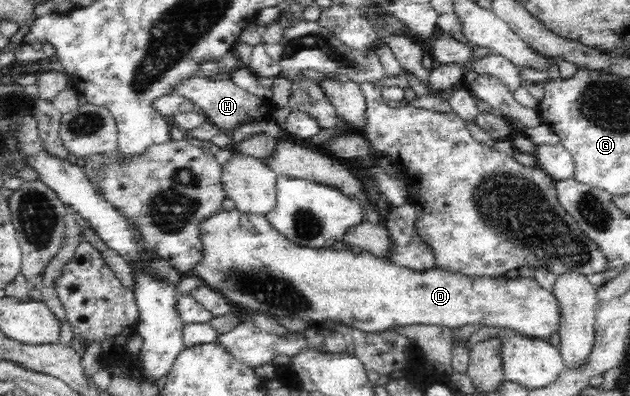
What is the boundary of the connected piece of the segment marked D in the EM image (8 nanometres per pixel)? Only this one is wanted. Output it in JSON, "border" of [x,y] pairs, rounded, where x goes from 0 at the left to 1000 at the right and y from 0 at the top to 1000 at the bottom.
{"border":[[[375,525],[370,533],[352,530],[346,543],[332,548],[330,558],[324,561],[321,571],[321,591],[324,593],[324,631],[325,654],[319,659],[317,669],[313,669],[313,679],[305,689],[322,702],[324,717],[332,727],[351,740],[359,755],[363,755],[371,773],[375,773],[383,788],[394,793],[397,785],[413,785],[413,790],[422,790],[424,795],[452,795],[452,801],[471,801],[483,806],[489,813],[508,813],[508,811],[530,811],[535,816],[544,816],[554,821],[563,831],[571,831],[578,838],[603,838],[610,831],[624,826],[633,826],[652,818],[671,818],[671,821],[706,821],[714,828],[732,828],[740,818],[759,818],[767,823],[786,823],[786,826],[805,826],[805,831],[817,831],[821,841],[833,851],[848,851],[859,856],[870,856],[887,836],[890,816],[890,773],[884,750],[862,725],[856,722],[854,710],[849,702],[837,702],[824,694],[821,702],[795,699],[757,699],[757,705],[748,705],[738,699],[730,689],[708,687],[702,679],[681,679],[671,689],[662,689],[652,684],[643,674],[630,674],[611,649],[595,646],[590,639],[573,634],[563,641],[559,634],[537,634],[525,624],[516,629],[494,629],[490,624],[475,624],[467,614],[462,614],[456,601],[449,598],[446,588],[430,576],[427,561],[422,558],[421,543],[411,543],[408,538],[386,538]]]}

